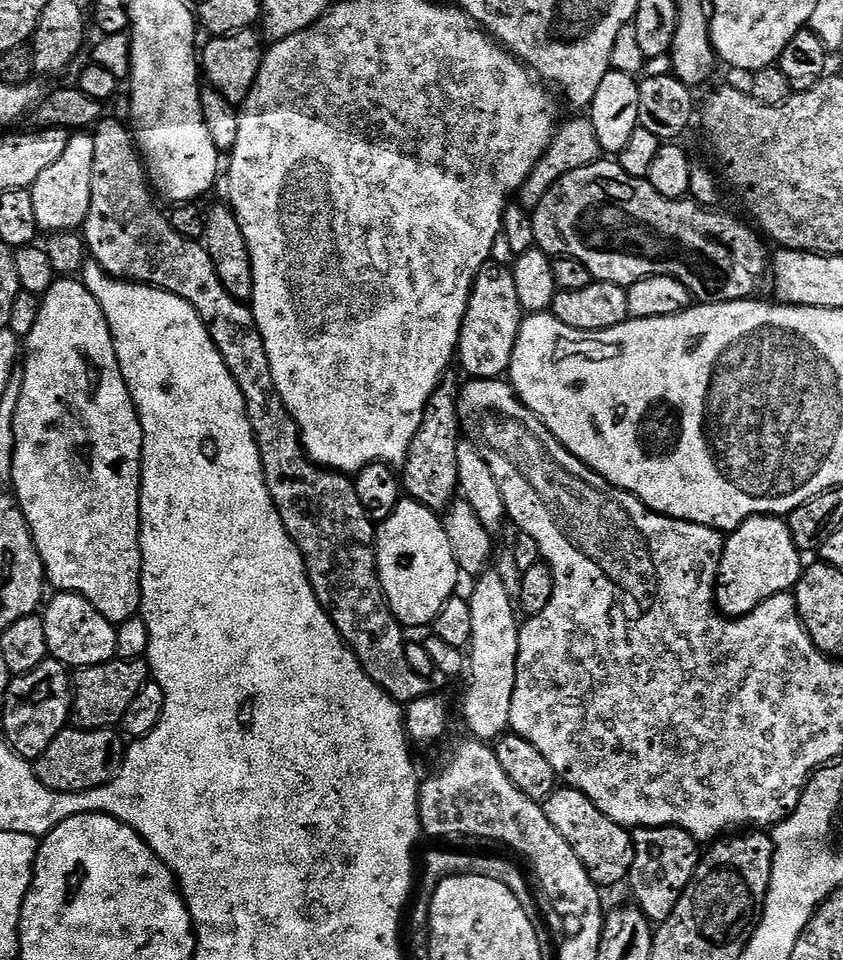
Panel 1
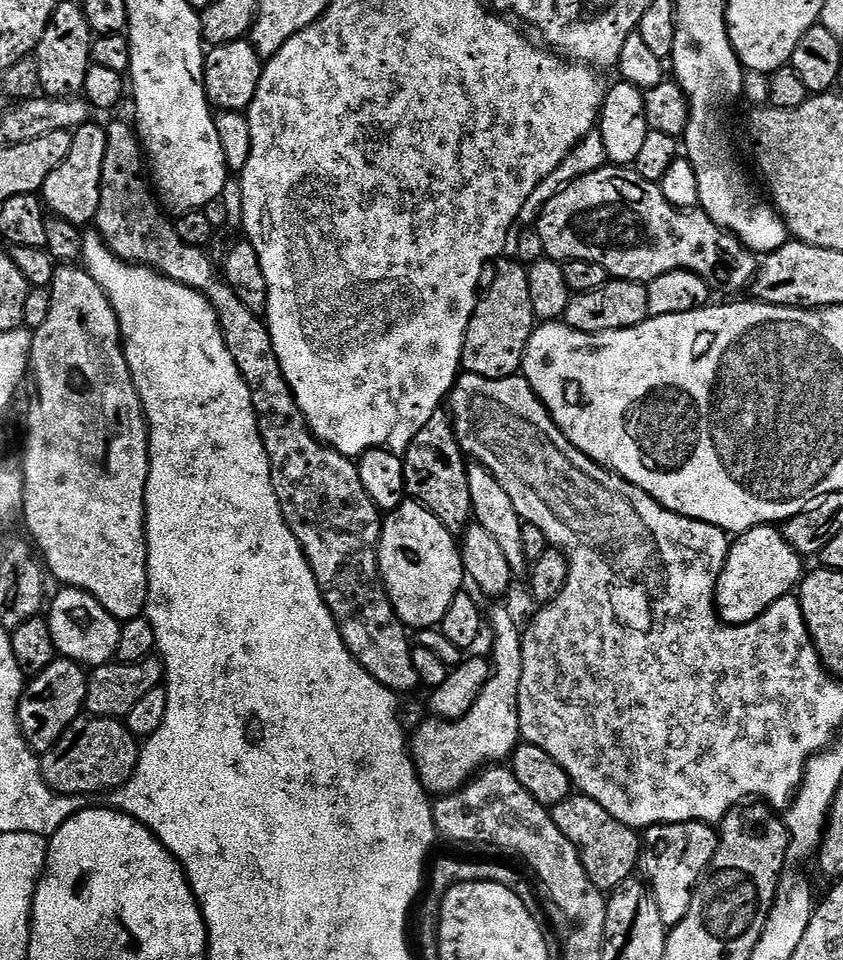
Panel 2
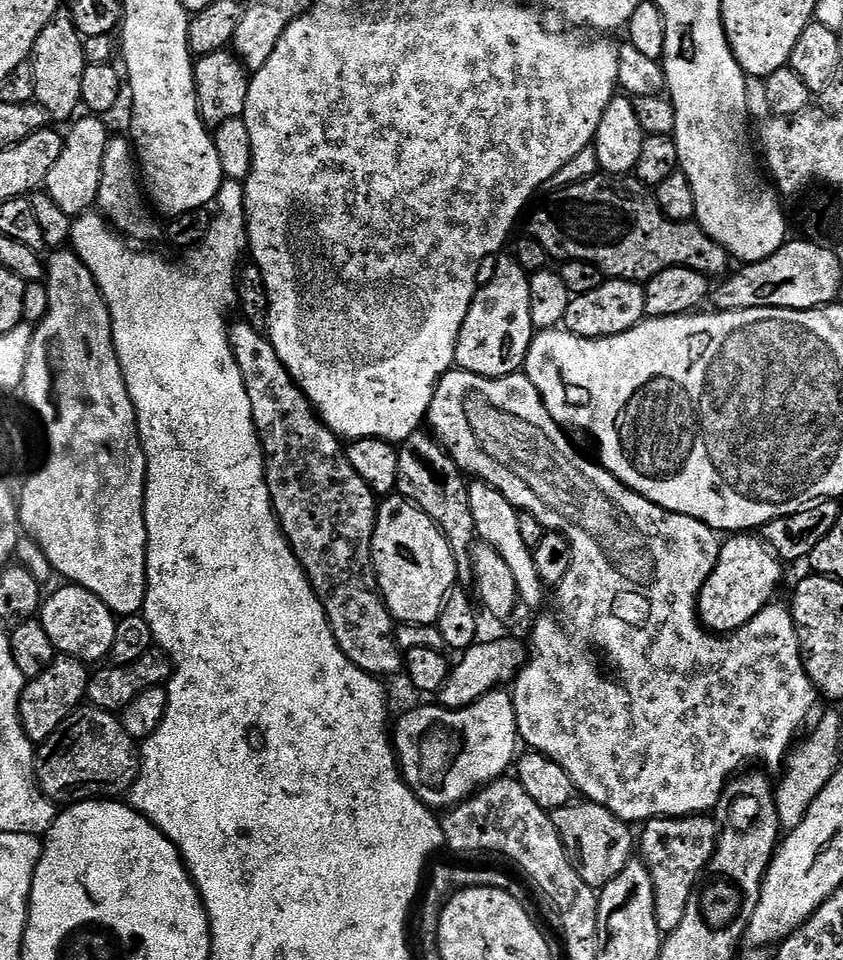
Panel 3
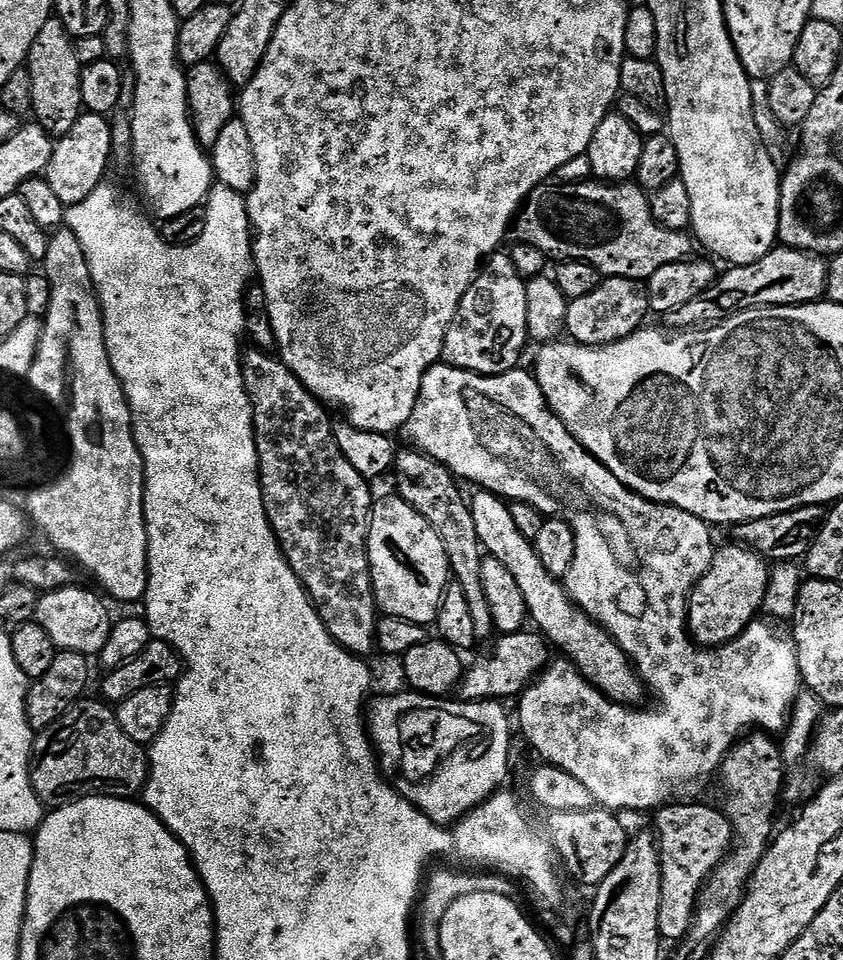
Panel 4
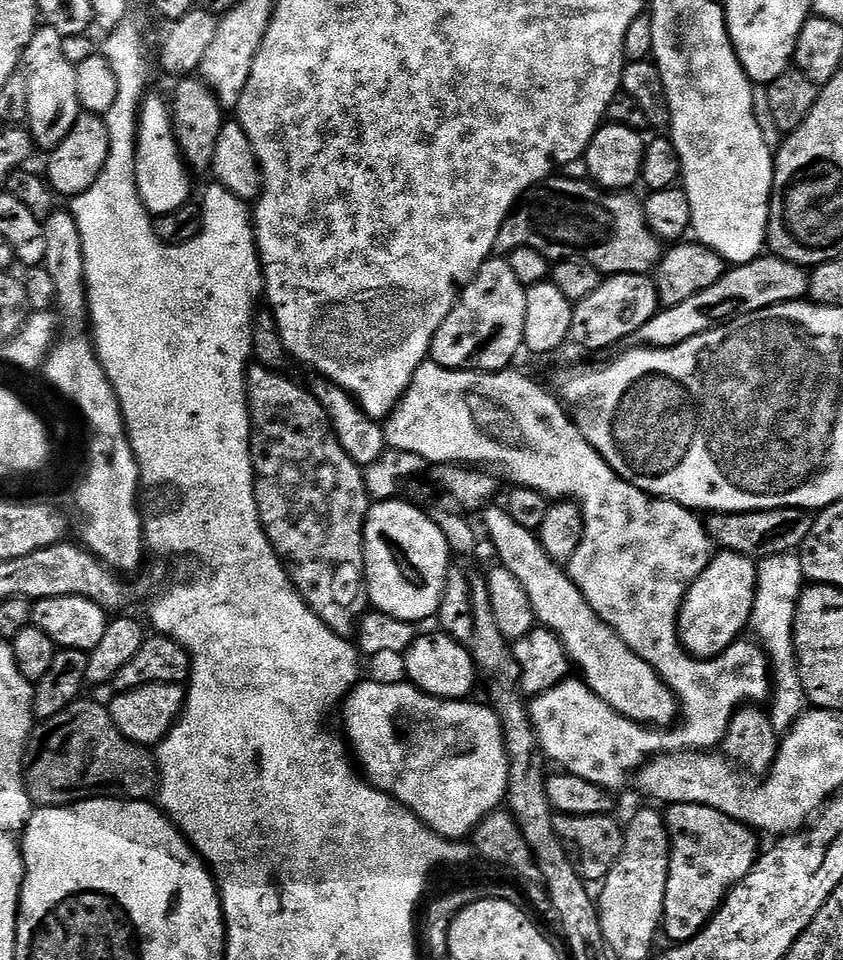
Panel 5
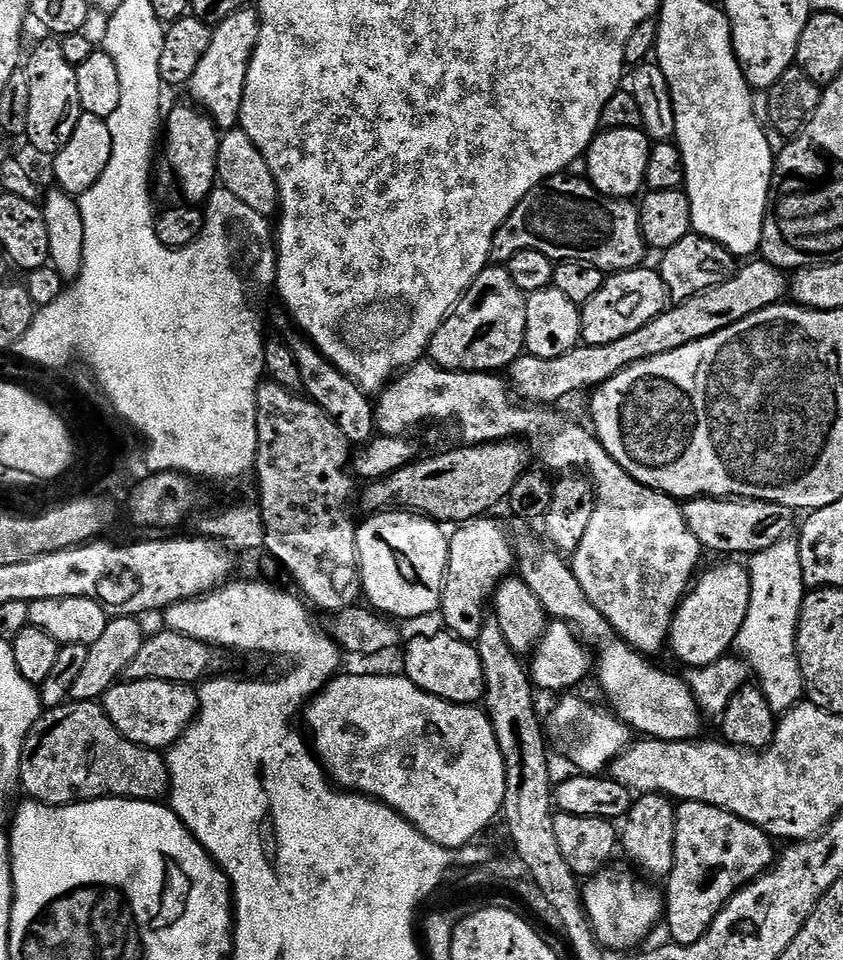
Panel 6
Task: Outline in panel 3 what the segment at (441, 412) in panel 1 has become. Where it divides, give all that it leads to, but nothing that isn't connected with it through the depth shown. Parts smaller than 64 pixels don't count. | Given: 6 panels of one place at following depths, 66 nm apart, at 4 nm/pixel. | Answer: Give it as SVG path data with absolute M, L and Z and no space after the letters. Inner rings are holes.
M420 434L398 448L398 474L395 491L422 509L440 527L454 554L456 574L461 585L473 583L472 545L477 543L476 523L468 501L468 484L454 457L431 435Z

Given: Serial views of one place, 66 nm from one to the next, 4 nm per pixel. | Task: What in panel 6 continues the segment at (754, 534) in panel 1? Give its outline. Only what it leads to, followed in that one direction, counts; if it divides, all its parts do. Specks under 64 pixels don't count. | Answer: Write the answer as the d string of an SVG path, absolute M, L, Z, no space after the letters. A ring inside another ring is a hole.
M740 562L724 563L728 564L720 564L704 577L701 575L672 614L667 647L670 652L672 648L673 654L685 664L685 669L705 668L724 659L733 651L738 632L746 621L751 590L749 569Z

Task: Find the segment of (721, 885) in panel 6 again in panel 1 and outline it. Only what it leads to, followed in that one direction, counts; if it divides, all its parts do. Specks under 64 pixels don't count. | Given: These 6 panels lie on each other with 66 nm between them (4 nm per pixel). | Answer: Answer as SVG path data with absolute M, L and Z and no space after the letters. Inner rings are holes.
M637 827L632 832L632 844L636 847L636 853L626 884L627 887L632 887L632 896L636 899L632 899L635 907L639 908L653 925L659 926L666 918L670 918L678 898L696 873L702 848L695 836L674 827Z

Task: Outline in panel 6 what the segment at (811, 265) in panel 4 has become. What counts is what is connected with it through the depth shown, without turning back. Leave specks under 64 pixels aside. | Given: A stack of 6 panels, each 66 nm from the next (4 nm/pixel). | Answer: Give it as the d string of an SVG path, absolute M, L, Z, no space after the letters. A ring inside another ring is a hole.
M762 258L753 259L745 264L748 264L745 268L744 265L737 267L736 272L726 282L673 303L665 308L662 314L658 314L658 318L646 322L642 330L634 330L634 334L626 334L626 338L618 338L618 342L610 342L606 346L581 343L558 358L538 358L521 354L510 366L510 373L512 372L510 384L515 395L521 401L544 406L540 404L556 404L559 400L574 395L575 392L587 393L614 378L614 374L646 358L654 358L658 354L670 354L690 342L698 342L702 338L718 334L742 322L742 318L758 314L758 310L781 303L789 295L790 280L781 269L766 263Z

